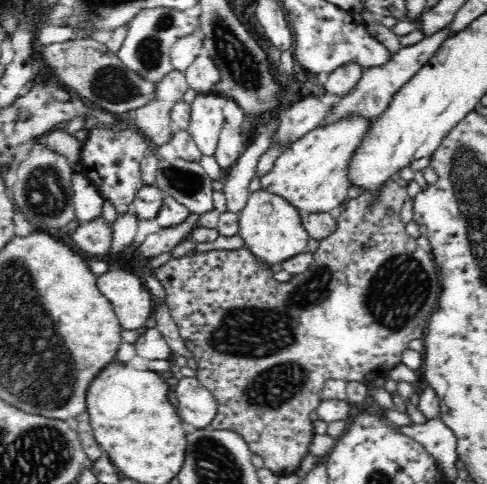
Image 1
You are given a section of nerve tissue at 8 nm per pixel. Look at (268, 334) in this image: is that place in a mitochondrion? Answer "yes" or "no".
yes

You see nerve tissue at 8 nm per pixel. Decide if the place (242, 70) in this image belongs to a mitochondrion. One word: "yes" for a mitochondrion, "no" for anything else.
yes

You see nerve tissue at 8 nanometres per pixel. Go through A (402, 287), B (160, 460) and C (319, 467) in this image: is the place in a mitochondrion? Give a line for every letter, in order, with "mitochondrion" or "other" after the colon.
A: mitochondrion
B: other
C: other

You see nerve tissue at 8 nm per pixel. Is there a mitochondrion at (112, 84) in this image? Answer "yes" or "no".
yes

